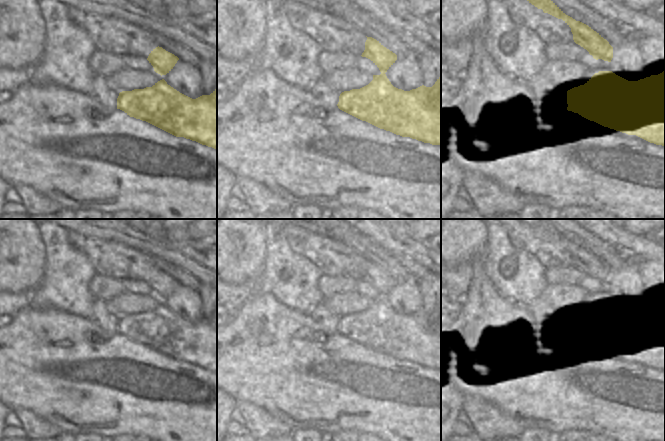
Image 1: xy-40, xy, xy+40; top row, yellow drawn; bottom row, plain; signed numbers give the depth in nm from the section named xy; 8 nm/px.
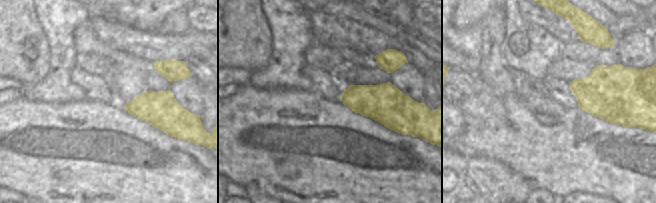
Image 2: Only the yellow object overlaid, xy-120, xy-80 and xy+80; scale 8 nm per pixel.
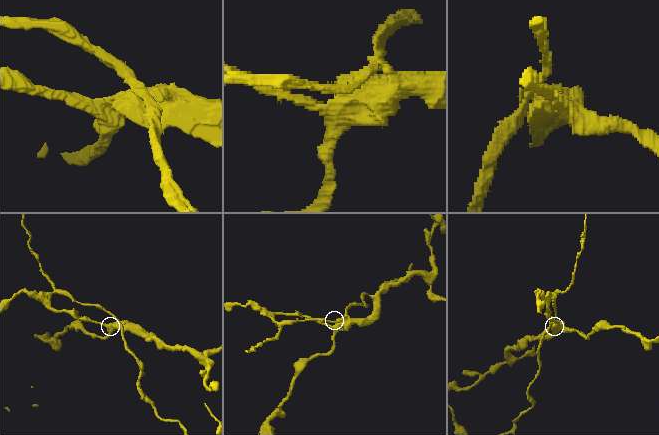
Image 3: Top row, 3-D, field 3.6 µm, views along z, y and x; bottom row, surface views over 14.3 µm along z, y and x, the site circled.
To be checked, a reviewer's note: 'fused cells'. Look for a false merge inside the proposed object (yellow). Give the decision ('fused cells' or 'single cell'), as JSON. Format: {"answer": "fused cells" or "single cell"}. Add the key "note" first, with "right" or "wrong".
{"note": "right", "answer": "fused cells"}

